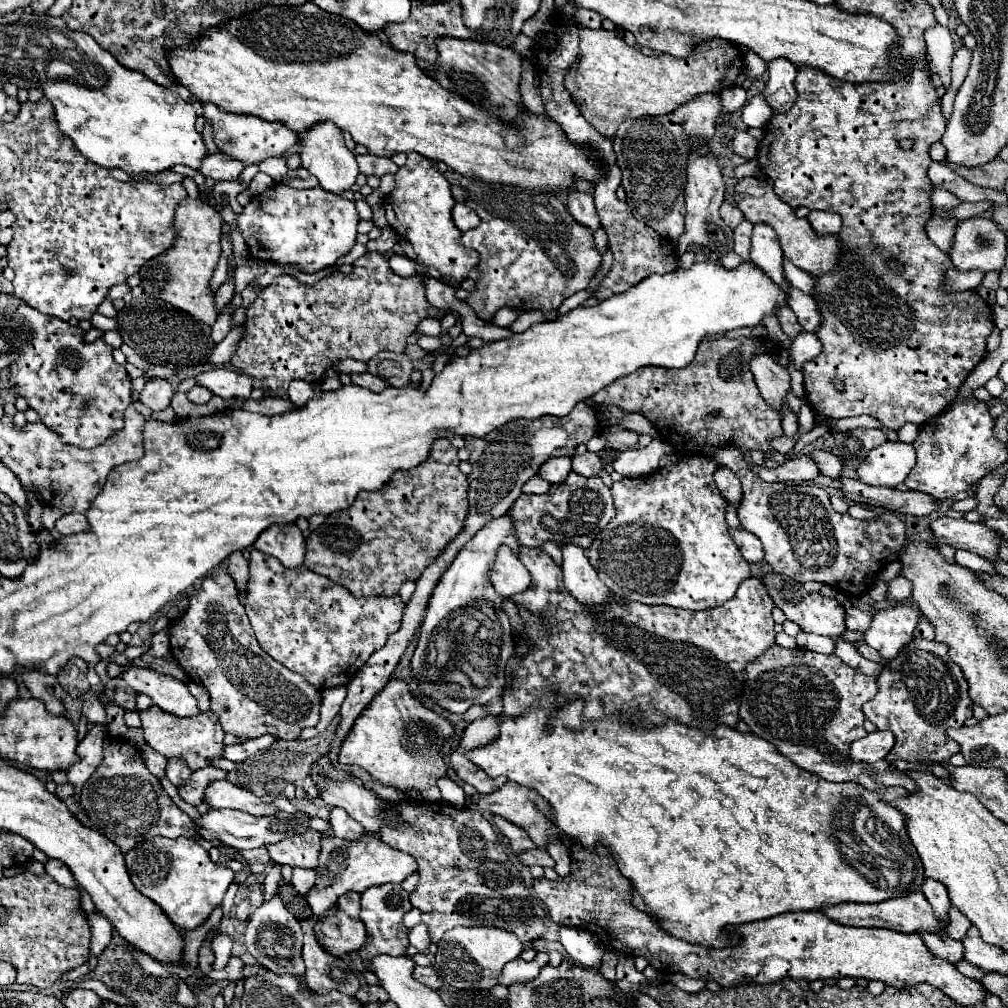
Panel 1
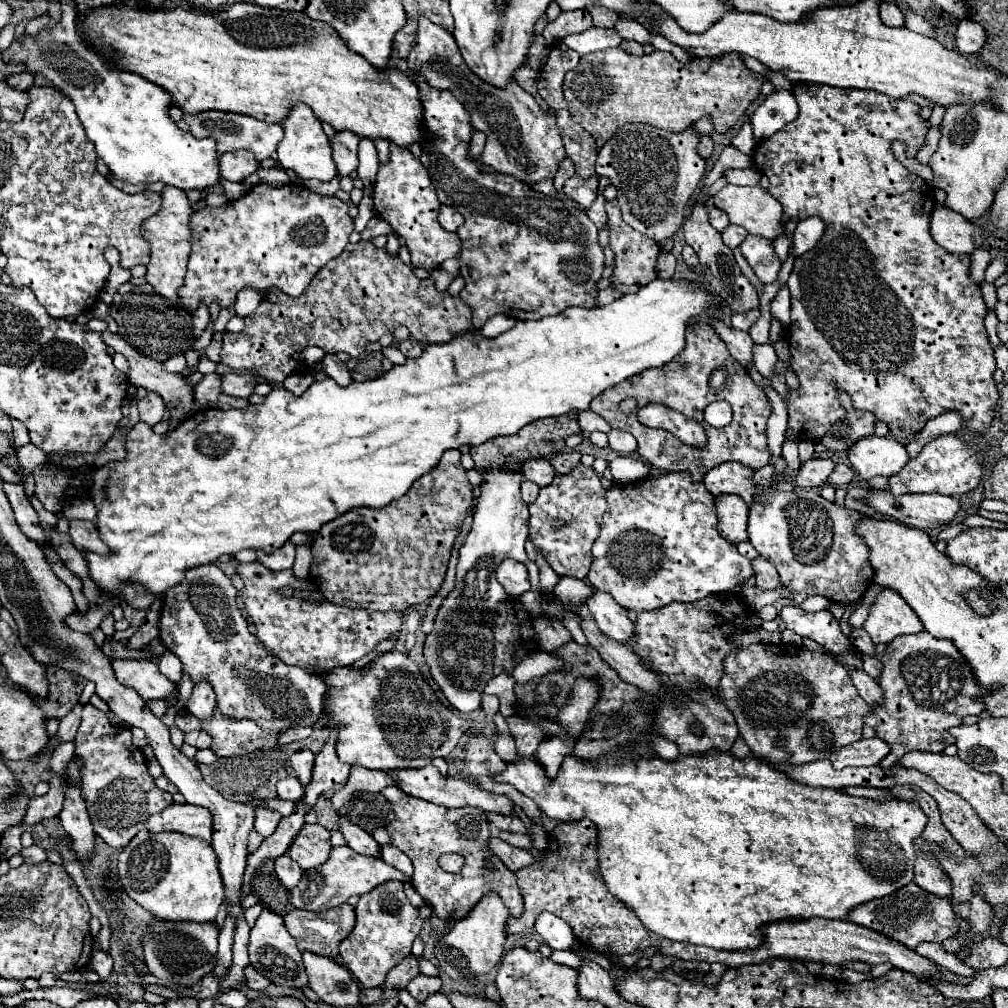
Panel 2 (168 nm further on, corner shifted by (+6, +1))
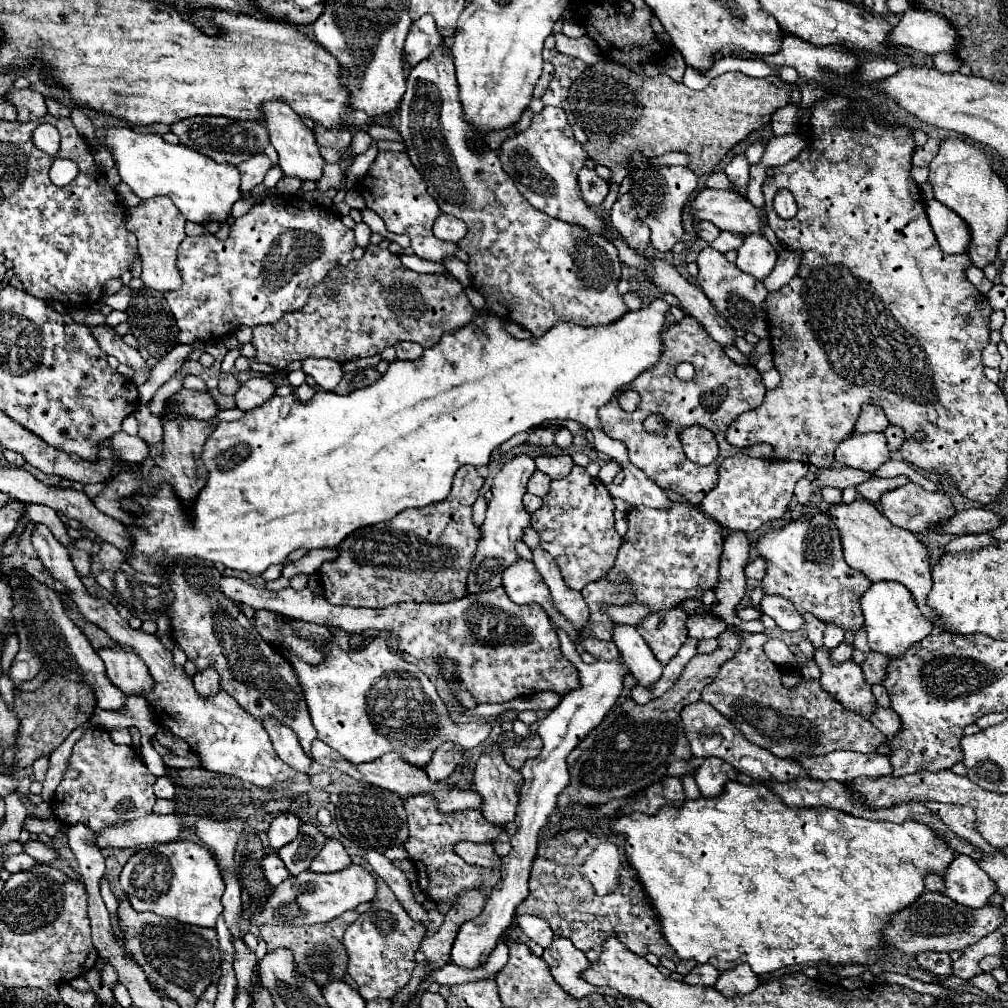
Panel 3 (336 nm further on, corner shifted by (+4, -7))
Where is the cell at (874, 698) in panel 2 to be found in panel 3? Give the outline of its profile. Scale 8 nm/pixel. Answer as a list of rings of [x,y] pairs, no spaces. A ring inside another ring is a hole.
[[[877,707],[877,711],[871,715],[871,723],[883,733],[887,741],[893,739],[901,727],[899,715],[893,709],[881,709],[881,707]]]

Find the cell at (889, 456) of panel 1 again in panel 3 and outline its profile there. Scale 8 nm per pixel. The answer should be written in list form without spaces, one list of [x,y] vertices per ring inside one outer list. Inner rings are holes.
[[[857,431],[849,433],[835,449],[835,461],[847,467],[863,469],[875,473],[879,465],[889,461],[889,449],[883,433],[859,435]]]

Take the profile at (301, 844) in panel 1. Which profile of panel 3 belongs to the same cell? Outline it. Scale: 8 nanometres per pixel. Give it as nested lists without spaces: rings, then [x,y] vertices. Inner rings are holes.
[[[327,839],[325,847],[313,859],[309,869],[315,871],[315,873],[335,873],[335,871],[341,871],[349,865],[351,865],[351,857],[347,855],[345,847],[335,839]]]

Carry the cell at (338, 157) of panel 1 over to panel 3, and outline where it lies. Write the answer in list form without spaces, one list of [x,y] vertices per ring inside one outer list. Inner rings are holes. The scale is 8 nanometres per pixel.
[[[265,101],[263,103],[263,123],[269,131],[269,141],[279,155],[279,167],[289,177],[319,181],[323,175],[325,161],[319,155],[319,145],[309,127],[303,125],[301,117],[285,101]]]

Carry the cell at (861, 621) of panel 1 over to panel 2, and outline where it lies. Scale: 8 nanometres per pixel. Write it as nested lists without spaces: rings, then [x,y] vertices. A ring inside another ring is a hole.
[[[851,627],[851,635],[849,635],[849,641],[863,653],[863,655],[875,655],[873,653],[873,641],[869,639],[867,631],[863,627]]]

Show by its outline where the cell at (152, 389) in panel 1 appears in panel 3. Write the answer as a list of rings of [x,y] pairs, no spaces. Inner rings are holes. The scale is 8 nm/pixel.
[[[139,405],[137,411],[133,413],[135,419],[139,421],[139,437],[147,443],[147,445],[155,445],[163,439],[163,425],[161,419],[149,413],[147,405]]]

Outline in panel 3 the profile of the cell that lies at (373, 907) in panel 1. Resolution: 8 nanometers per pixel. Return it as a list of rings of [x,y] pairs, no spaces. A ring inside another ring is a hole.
[[[377,879],[377,895],[373,899],[373,907],[367,913],[359,915],[359,919],[349,925],[343,937],[349,953],[347,973],[355,979],[357,991],[365,1001],[373,1001],[379,997],[393,999],[409,983],[411,973],[417,967],[415,951],[419,949],[423,937],[425,927],[413,921],[395,899],[387,883]]]

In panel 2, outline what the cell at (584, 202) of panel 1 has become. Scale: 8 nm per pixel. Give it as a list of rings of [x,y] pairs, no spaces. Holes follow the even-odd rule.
[[[573,175],[571,179],[567,179],[565,187],[563,187],[563,193],[579,203],[583,209],[589,209],[597,197],[597,179],[591,177],[591,179],[581,179],[579,175]]]

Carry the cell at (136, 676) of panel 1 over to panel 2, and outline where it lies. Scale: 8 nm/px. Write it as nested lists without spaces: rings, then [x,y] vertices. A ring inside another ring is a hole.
[[[113,661],[115,677],[121,685],[135,689],[145,701],[149,699],[169,699],[177,693],[177,685],[171,683],[161,671],[157,669],[155,661]]]

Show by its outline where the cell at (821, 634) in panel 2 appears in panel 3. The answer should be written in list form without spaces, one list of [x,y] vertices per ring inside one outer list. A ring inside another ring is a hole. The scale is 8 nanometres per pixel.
[[[825,647],[815,651],[815,661],[821,669],[821,687],[825,687],[825,691],[829,691],[829,695],[833,695],[833,699],[837,699],[847,711],[857,711],[857,715],[869,719],[877,703],[871,687],[863,679],[861,667],[855,661],[833,665],[829,661],[829,649]]]

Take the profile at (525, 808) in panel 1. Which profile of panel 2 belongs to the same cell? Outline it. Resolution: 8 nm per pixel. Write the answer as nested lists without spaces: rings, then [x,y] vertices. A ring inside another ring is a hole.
[[[427,765],[421,769],[397,769],[397,771],[389,771],[389,775],[395,779],[395,783],[401,785],[401,789],[407,795],[413,795],[413,797],[419,797],[419,799],[425,799],[425,801],[431,801],[431,803],[437,803],[443,807],[467,807],[467,805],[471,805],[471,807],[477,807],[481,811],[515,815],[515,805],[507,795],[487,793],[487,791],[479,789],[475,783],[469,783],[469,781],[463,781],[457,777],[445,779],[443,775],[439,775],[439,771],[433,765]]]

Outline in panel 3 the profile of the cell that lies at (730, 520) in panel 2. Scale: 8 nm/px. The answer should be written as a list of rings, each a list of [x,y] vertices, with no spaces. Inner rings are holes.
[[[737,531],[725,541],[725,549],[719,565],[719,581],[715,591],[715,601],[711,613],[721,619],[727,627],[737,627],[750,633],[762,633],[765,627],[760,620],[743,621],[735,615],[739,601],[745,595],[745,565],[749,561],[749,541],[747,535]]]

